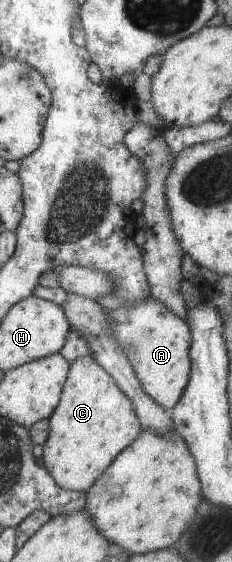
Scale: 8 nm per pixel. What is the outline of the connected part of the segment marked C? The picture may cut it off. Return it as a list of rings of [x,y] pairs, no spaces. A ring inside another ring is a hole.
[[[88,355],[68,367],[58,404],[47,418],[49,433],[41,444],[42,466],[60,488],[85,491],[106,470],[112,459],[141,431],[128,397],[114,379]]]

